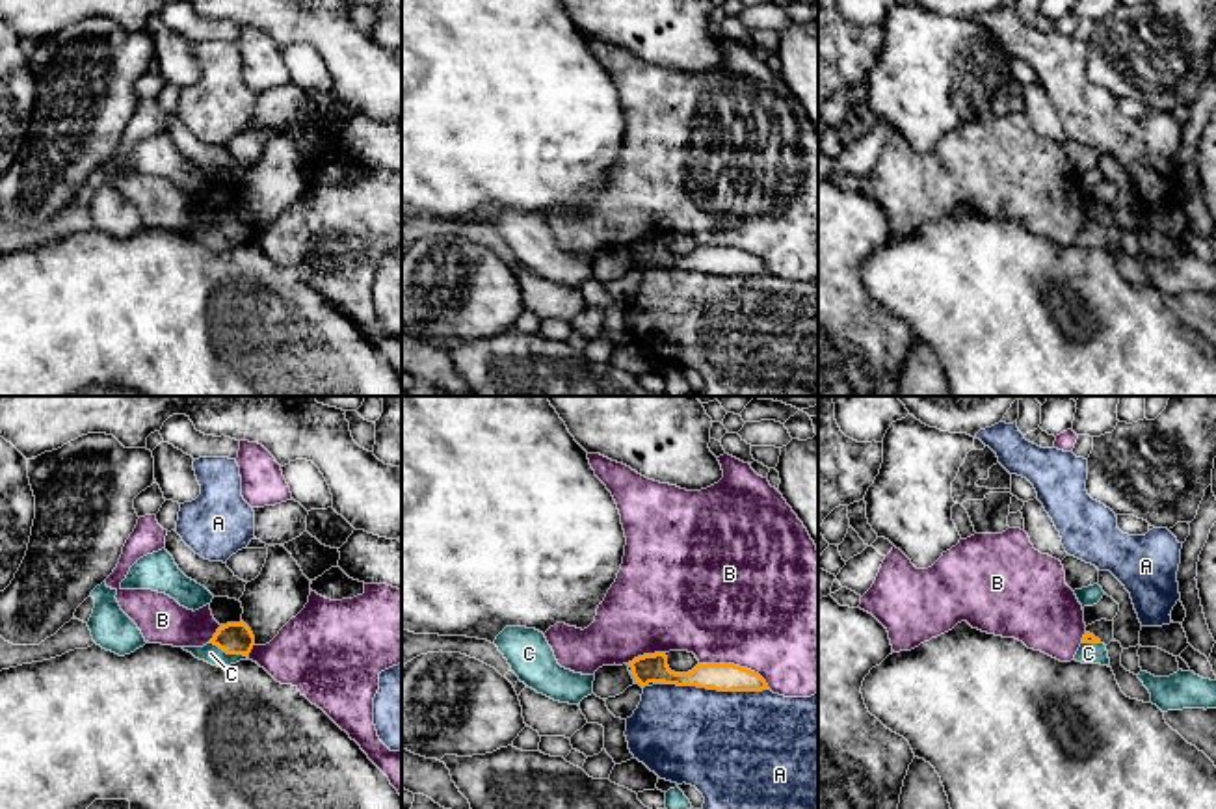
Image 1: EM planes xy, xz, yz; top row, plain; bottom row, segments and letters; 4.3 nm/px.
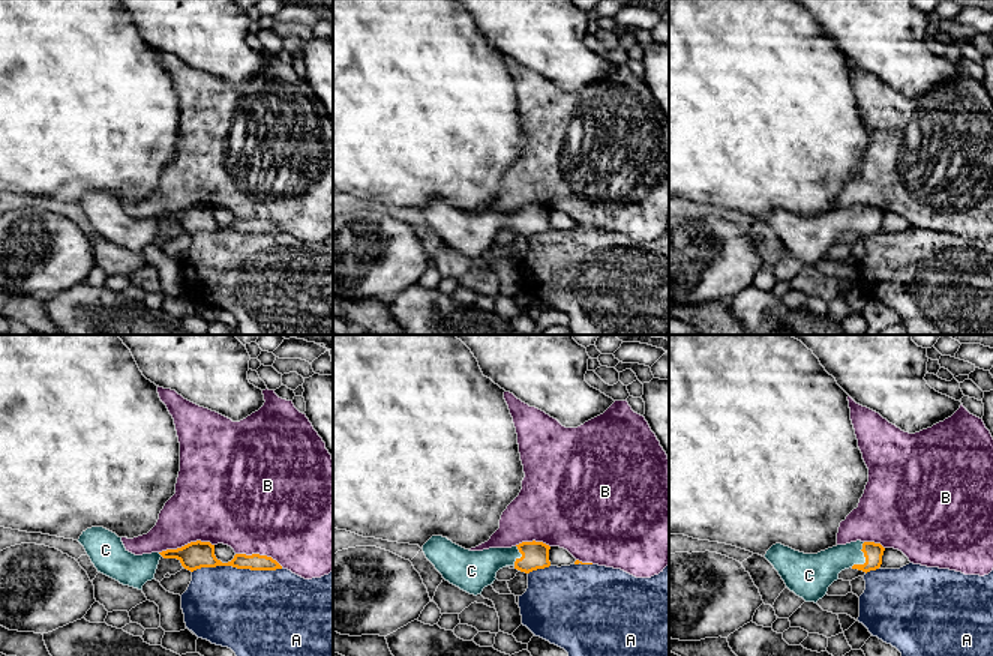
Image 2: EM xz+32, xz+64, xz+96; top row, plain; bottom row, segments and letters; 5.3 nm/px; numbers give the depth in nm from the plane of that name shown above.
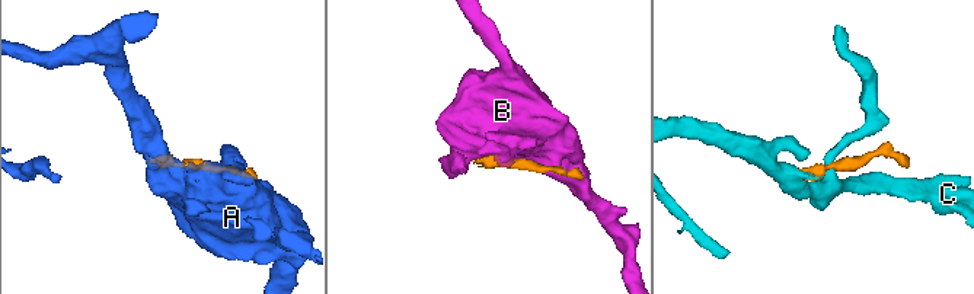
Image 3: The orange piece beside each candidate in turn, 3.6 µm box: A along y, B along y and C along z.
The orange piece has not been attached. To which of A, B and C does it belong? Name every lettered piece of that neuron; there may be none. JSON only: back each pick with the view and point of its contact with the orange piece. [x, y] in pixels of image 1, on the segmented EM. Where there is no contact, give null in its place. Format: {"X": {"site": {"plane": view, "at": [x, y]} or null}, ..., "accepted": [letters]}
{"C": {"site": {"plane": "xy", "at": [227, 653]}}, "accepted": ["C"]}

